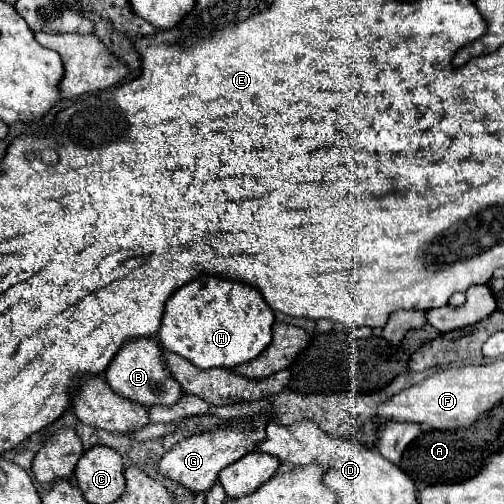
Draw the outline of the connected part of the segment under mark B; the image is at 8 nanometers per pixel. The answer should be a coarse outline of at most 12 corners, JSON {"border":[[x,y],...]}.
{"border":[[151,337],[129,339],[105,371],[121,397],[175,405],[181,385]]}

